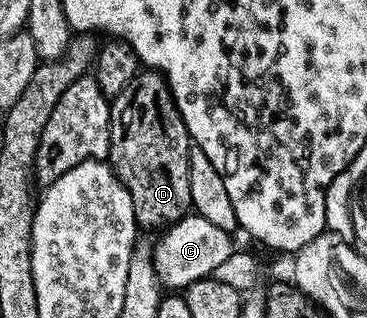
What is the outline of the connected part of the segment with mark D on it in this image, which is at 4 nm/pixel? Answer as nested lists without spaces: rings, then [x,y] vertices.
[[[153,70],[139,71],[138,75],[132,78],[132,82],[128,82],[128,86],[124,86],[124,90],[120,90],[120,94],[113,97],[110,105],[110,155],[108,163],[120,178],[122,185],[128,190],[128,194],[132,198],[132,206],[134,207],[134,218],[143,229],[165,229],[167,226],[175,224],[175,222],[191,211],[190,187],[188,186],[188,162],[190,161],[191,147],[190,131],[184,126],[184,118],[178,112],[178,107],[174,105],[174,95],[170,92],[170,85],[167,84],[166,78],[161,72]]]

